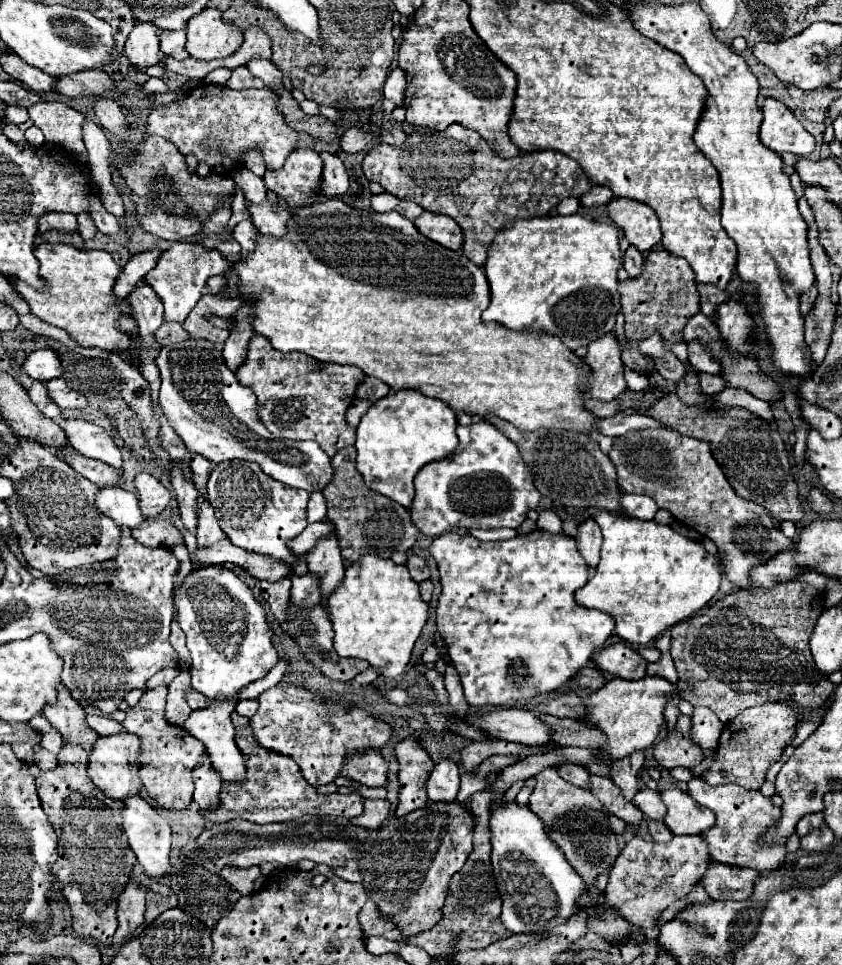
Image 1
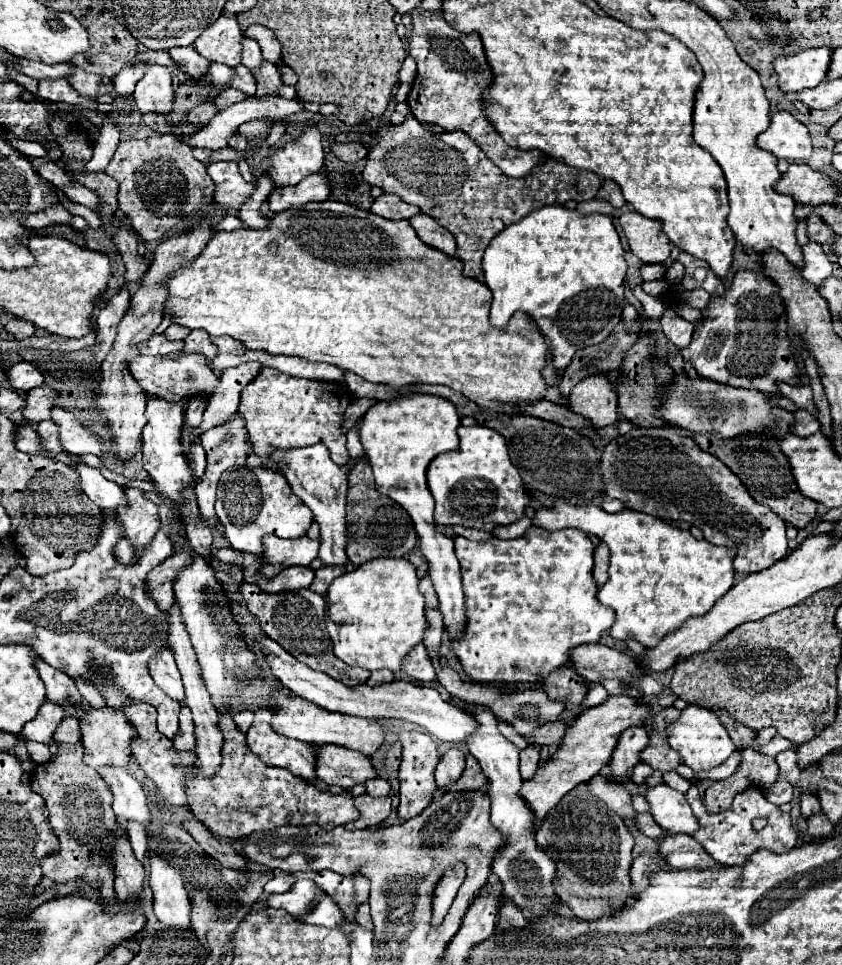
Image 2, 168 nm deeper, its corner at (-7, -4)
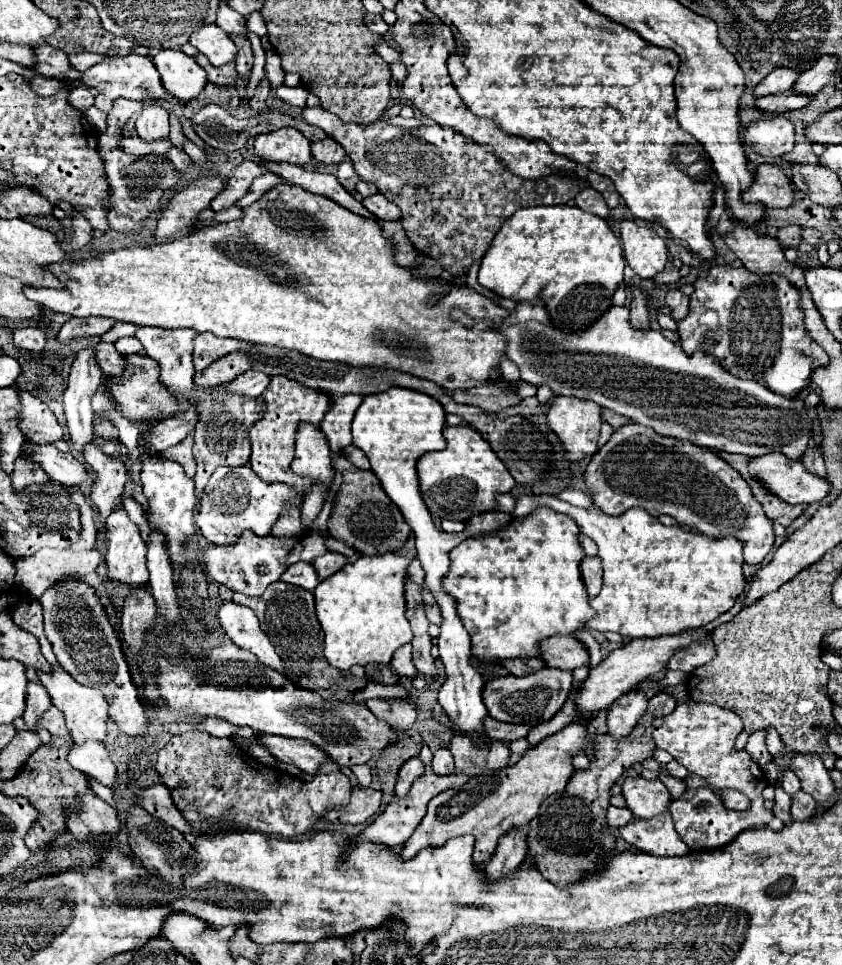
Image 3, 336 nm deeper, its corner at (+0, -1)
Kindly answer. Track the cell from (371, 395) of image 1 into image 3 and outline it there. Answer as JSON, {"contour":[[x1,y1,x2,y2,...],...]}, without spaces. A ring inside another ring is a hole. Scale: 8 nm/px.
{"contour":[[356,394,332,398,332,404,324,416,324,422,320,424,320,430,326,434,332,452,340,452,344,446,352,442,350,424,360,402,362,402,362,396,356,396]]}

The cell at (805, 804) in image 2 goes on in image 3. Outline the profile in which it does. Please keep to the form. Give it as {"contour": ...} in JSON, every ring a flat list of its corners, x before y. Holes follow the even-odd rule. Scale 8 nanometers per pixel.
{"contour":[[786,770,786,772,782,774,780,786,782,786,782,788,784,788,784,792,786,792,786,794,790,794,790,796,794,796,796,792,800,792,800,790,802,790,800,780,796,778,796,774,792,774,792,770]]}

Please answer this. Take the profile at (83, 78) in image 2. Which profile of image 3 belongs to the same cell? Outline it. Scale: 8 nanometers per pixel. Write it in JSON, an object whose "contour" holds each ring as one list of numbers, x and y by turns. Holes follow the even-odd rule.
{"contour":[[42,44,34,52,36,52,36,58,38,58,36,70,40,74,44,74,44,76,66,78,68,72,72,70,70,60,68,60,68,54,64,54,62,50,58,50,58,48,50,46,50,44]]}

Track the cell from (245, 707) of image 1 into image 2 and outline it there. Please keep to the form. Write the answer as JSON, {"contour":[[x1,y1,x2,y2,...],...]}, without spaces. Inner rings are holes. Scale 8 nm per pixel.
{"contour":[[241,711,241,713,237,713,235,717,233,717,233,721,235,721,235,725,237,725,237,729,241,731,241,733,245,733,247,729,249,729,249,725,251,725,251,721,253,721,253,711]]}

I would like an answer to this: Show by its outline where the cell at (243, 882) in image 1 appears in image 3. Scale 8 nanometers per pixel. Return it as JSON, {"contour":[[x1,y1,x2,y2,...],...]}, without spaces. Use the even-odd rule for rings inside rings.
{"contour":[[156,784,156,786,150,786,148,790,142,792,142,798,140,800,140,806,144,810,148,810,152,816,164,820,168,826,180,830,182,834,194,834,194,836,200,836,200,832,196,832,188,820,184,820,184,816,180,816,180,812,176,810,176,804,172,802,172,796,168,792,168,788,164,784]]}

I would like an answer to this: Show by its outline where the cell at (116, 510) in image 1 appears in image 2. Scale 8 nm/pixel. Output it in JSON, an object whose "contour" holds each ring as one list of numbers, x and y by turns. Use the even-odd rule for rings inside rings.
{"contour":[[73,463,71,467,77,471,77,475,81,479,81,491,97,507,115,511,119,505,127,505,123,489,117,483,105,479,97,467,91,467,91,465,85,465,85,463,81,463,81,465]]}

